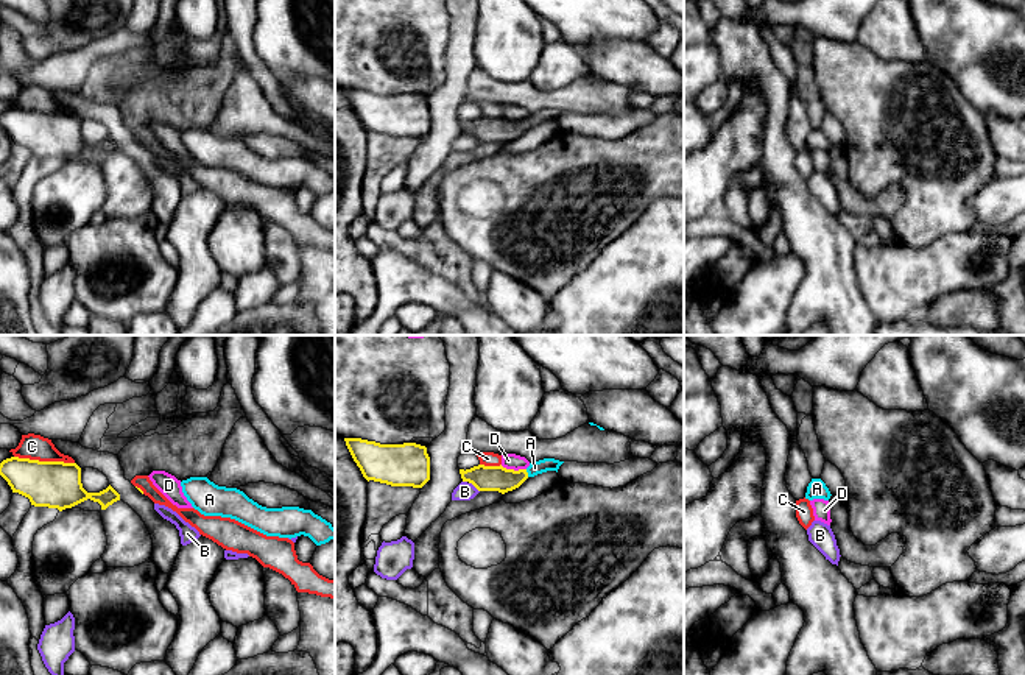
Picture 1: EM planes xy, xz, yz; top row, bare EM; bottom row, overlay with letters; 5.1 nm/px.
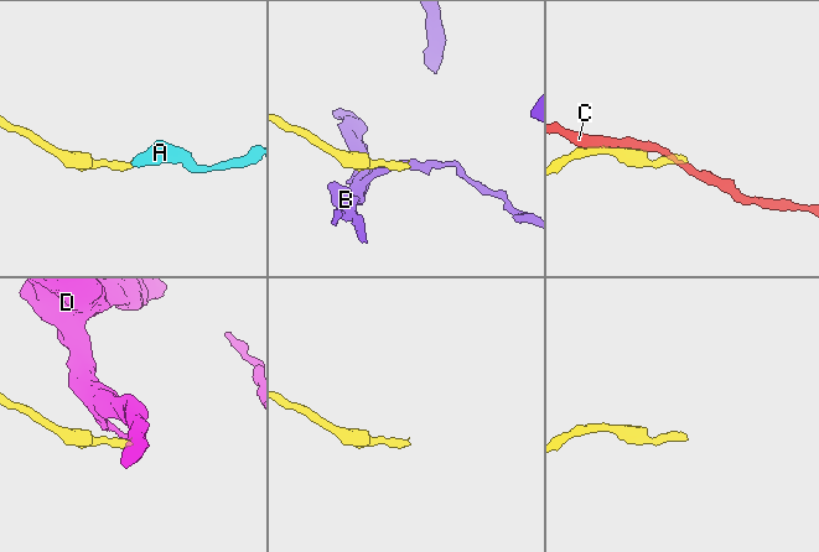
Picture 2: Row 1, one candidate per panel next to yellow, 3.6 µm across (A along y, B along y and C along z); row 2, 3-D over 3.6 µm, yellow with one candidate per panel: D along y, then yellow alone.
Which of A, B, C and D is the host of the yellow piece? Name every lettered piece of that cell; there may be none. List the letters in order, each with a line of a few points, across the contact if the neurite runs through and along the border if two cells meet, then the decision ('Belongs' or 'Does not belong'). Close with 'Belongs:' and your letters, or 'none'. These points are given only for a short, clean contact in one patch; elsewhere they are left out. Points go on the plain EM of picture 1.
A: Line: xz (483, 128), (519, 128), (527, 123), (535, 119). Belongs
B: Line: xz (469, 133), (479, 142). Does not belong
C: Does not belong
D: Line: xz (500, 116), (510, 120), (525, 120). Does not belong
Belongs: A

